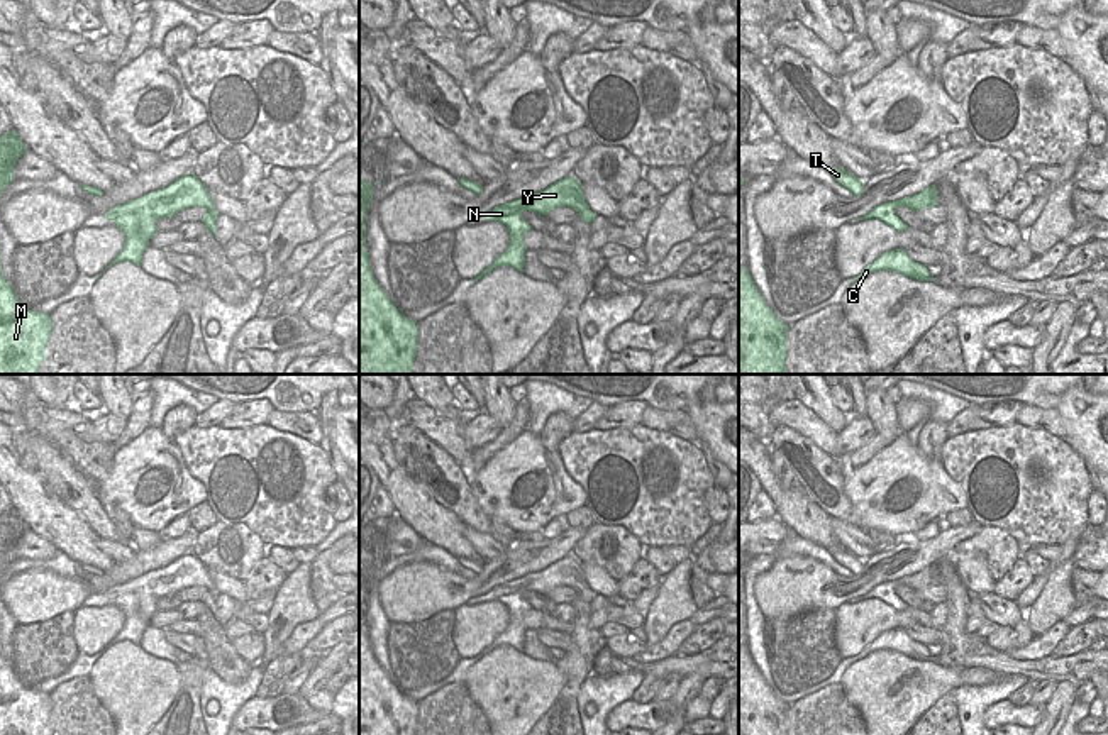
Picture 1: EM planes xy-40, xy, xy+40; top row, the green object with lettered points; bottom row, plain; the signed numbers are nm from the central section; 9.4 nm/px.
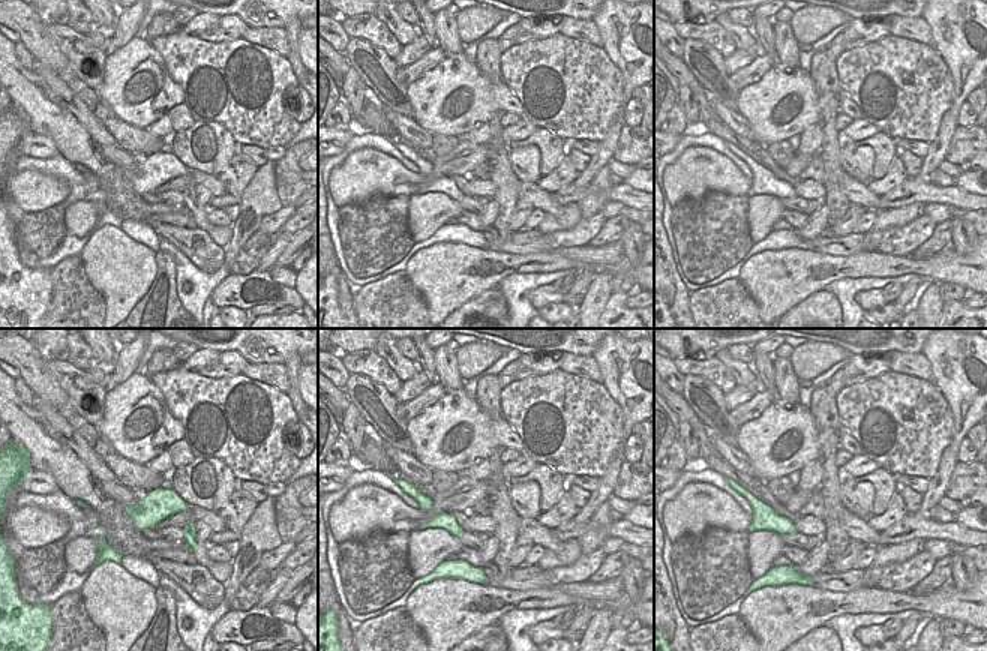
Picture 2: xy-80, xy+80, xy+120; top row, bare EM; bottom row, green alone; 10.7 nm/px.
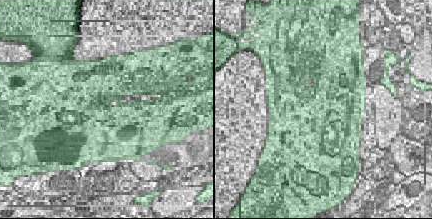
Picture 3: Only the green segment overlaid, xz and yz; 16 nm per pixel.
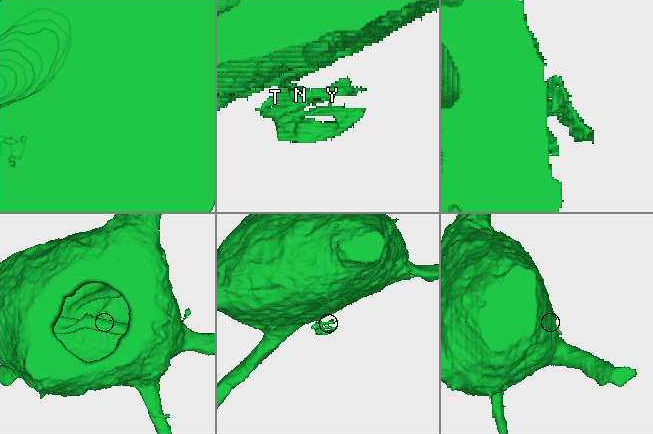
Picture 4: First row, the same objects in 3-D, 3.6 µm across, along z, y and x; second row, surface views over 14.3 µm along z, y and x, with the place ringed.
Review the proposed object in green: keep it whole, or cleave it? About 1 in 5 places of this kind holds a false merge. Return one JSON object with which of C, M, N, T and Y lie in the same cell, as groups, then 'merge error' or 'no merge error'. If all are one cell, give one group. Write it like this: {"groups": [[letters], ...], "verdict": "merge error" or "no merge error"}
{"groups": [["C", "M"], ["N", "T", "Y"]], "verdict": "merge error"}

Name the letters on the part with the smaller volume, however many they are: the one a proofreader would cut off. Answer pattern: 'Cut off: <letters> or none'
Cut off: N, T, Y

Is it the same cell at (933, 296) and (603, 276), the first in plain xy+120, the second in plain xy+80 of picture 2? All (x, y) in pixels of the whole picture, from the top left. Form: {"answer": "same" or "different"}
{"answer": "same"}

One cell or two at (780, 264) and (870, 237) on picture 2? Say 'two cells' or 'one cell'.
two cells

